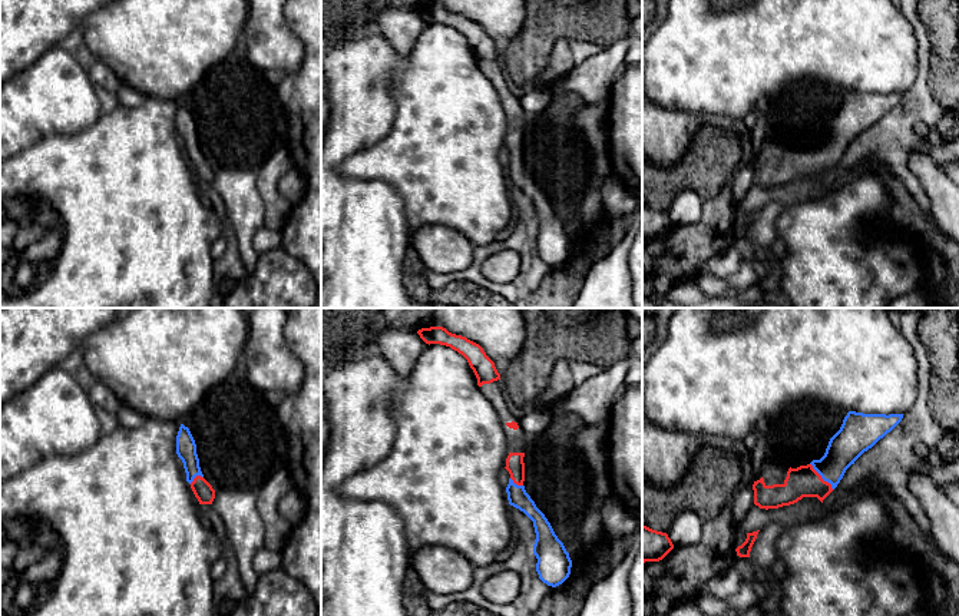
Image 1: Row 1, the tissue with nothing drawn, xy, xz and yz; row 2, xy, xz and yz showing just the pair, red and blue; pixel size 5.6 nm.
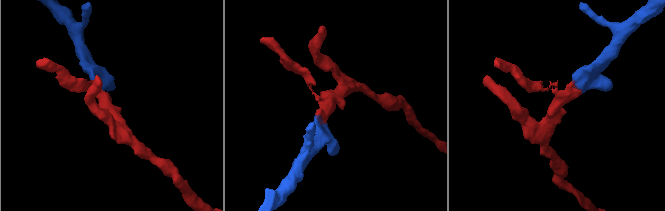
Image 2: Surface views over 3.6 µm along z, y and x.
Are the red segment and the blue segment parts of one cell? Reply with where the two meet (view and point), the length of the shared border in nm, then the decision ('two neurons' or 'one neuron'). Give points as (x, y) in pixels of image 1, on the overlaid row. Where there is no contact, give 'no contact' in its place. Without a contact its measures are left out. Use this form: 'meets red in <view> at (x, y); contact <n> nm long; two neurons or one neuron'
meets red in yz at (820, 477); contact 200 nm long; one neuron

